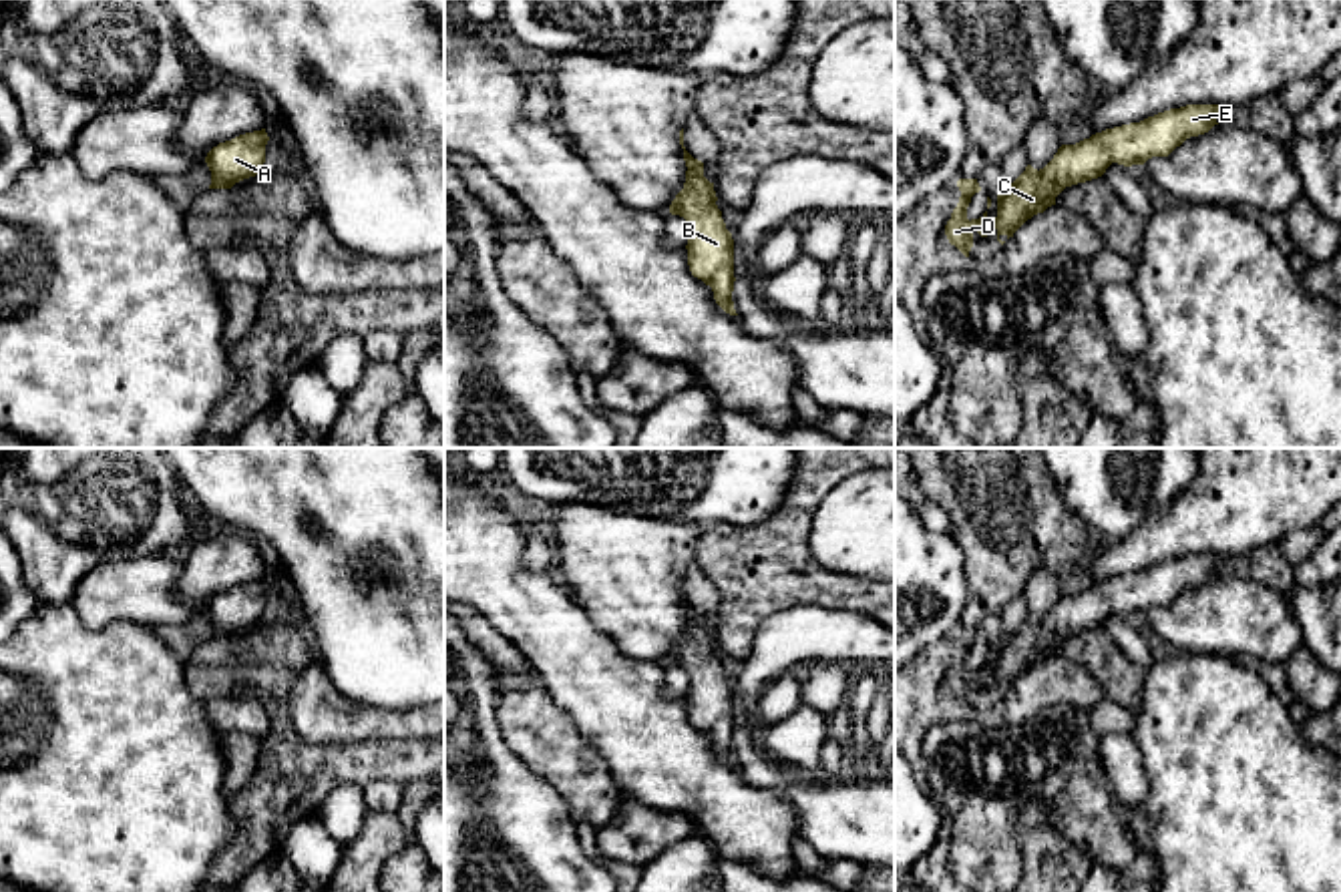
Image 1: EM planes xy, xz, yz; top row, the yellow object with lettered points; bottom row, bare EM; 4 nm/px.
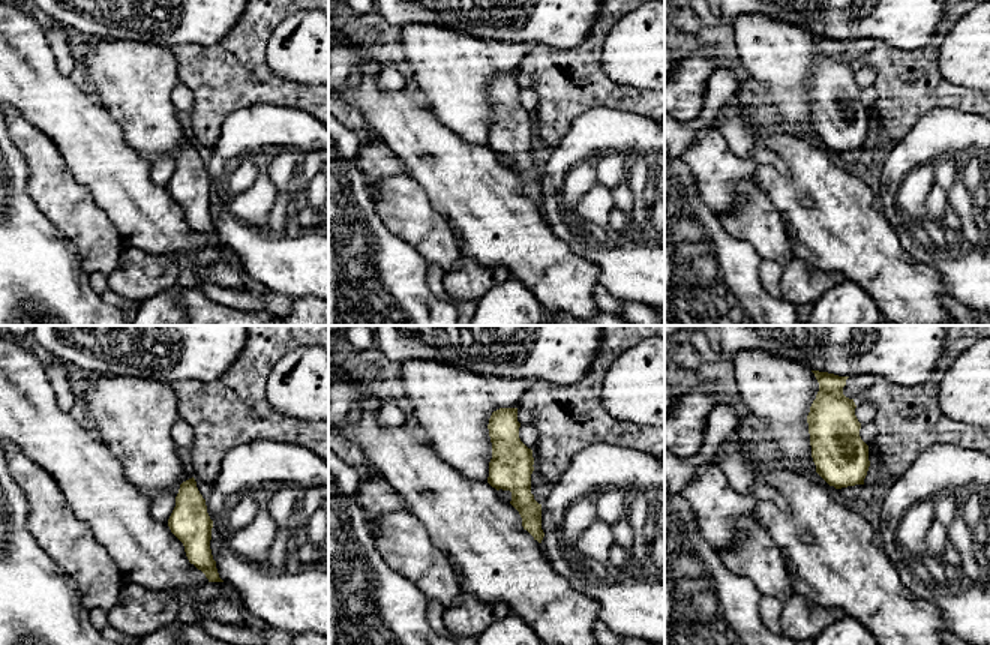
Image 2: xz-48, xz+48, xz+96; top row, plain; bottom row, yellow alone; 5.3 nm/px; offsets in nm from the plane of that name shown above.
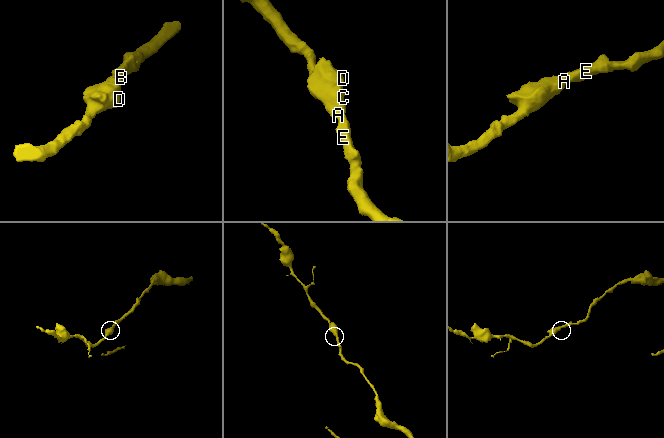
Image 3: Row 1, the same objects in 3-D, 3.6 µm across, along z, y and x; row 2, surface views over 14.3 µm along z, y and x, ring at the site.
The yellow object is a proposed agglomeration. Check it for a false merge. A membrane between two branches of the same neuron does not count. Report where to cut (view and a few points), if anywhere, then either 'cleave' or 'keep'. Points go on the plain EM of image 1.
no cut; keep

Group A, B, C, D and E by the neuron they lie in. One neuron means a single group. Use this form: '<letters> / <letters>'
A B C D E

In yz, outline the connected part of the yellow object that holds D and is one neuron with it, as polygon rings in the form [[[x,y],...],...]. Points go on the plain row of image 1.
[[[1186,554],[1180,559],[1170,559],[1148,567],[1140,573],[1130,573],[1114,579],[1106,579],[1102,583],[1092,585],[1076,595],[1062,595],[1053,609],[1043,619],[1033,619],[1031,615],[1011,633],[999,635],[997,641],[997,667],[991,671],[987,661],[979,669],[967,669],[967,657],[971,647],[981,641],[977,629],[959,629],[957,637],[961,641],[959,653],[951,663],[951,669],[945,675],[945,685],[951,695],[955,695],[965,707],[973,697],[971,677],[977,677],[981,687],[987,687],[987,675],[993,673],[997,679],[997,691],[1003,695],[999,687],[1007,689],[1033,665],[1043,663],[1047,657],[1056,655],[1056,647],[1072,635],[1086,633],[1098,629],[1106,623],[1112,613],[1132,617],[1144,615],[1152,607],[1168,607],[1176,597],[1180,597],[1186,589],[1208,583],[1216,573],[1216,563],[1228,556],[1218,554]]]

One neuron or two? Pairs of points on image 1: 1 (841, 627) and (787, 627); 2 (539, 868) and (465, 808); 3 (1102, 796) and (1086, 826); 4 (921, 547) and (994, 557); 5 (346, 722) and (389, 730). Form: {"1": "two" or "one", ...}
{"1": "one", "2": "one", "3": "one", "4": "two", "5": "one"}

